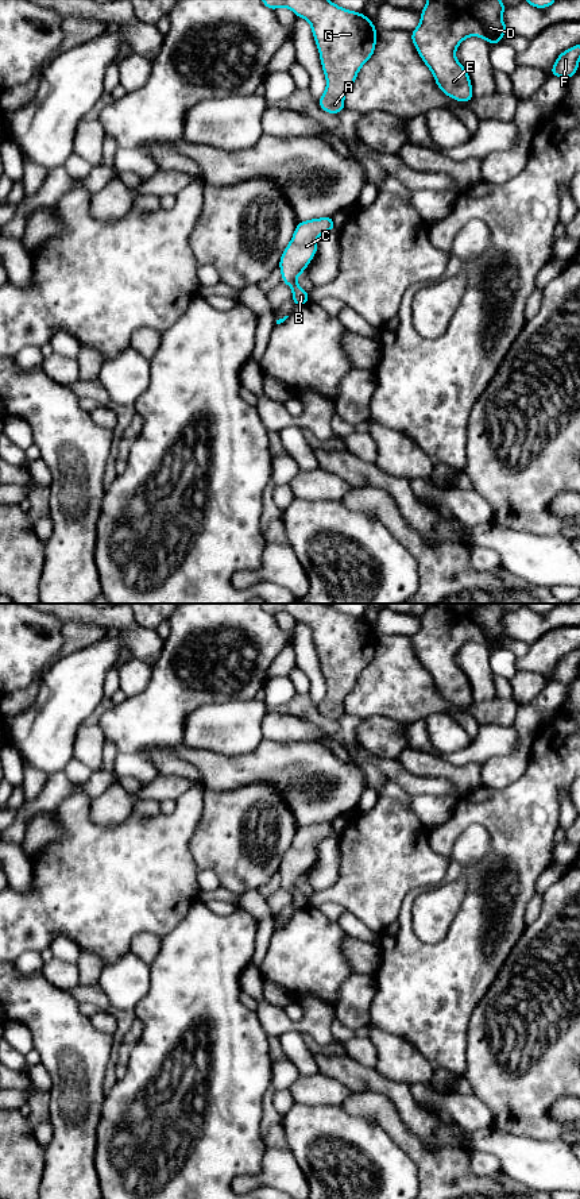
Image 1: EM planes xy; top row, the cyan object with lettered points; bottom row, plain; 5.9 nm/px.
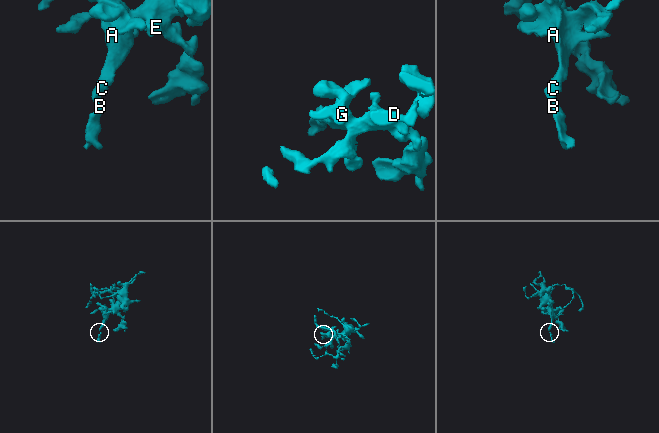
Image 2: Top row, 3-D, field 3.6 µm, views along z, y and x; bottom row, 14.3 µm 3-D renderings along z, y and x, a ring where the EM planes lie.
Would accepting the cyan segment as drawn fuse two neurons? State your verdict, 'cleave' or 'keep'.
keep

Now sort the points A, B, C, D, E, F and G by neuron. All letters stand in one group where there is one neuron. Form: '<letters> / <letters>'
A B C D E F G

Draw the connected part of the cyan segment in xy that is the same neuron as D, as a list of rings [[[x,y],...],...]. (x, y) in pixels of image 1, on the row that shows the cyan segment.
[[[428,0],[421,11],[421,23],[411,31],[411,41],[425,65],[432,70],[437,86],[456,101],[473,99],[472,84],[455,51],[467,36],[484,38],[491,46],[502,43],[500,36],[510,32],[502,20],[507,8],[500,0]]]

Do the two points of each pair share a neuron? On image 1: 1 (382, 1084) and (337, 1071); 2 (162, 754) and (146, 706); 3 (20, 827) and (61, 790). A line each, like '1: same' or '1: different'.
1: same
2: same
3: same

